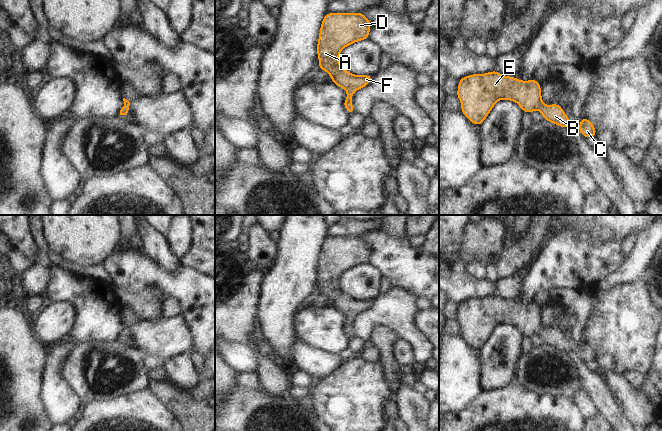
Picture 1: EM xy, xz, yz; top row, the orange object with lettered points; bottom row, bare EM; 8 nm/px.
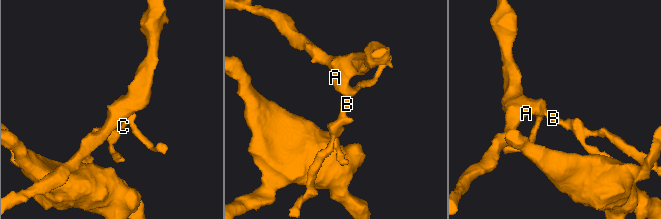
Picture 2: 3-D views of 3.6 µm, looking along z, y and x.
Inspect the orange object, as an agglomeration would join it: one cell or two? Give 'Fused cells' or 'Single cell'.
Single cell.

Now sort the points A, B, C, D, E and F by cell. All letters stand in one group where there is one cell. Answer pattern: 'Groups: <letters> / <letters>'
Groups: A B C D E F.

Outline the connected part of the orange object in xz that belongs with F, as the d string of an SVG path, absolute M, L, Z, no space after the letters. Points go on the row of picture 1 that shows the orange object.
M361 12L326 13L321 22L317 41L318 68L330 75L332 83L347 92L343 106L349 115L355 113L352 95L366 87L373 75L355 75L345 70L339 61L343 48L367 40L370 20Z

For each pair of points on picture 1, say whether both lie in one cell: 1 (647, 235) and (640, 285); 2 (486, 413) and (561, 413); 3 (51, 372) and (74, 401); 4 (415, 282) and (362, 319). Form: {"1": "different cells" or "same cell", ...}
{"1": "different cells", "2": "same cell", "3": "same cell", "4": "different cells"}

